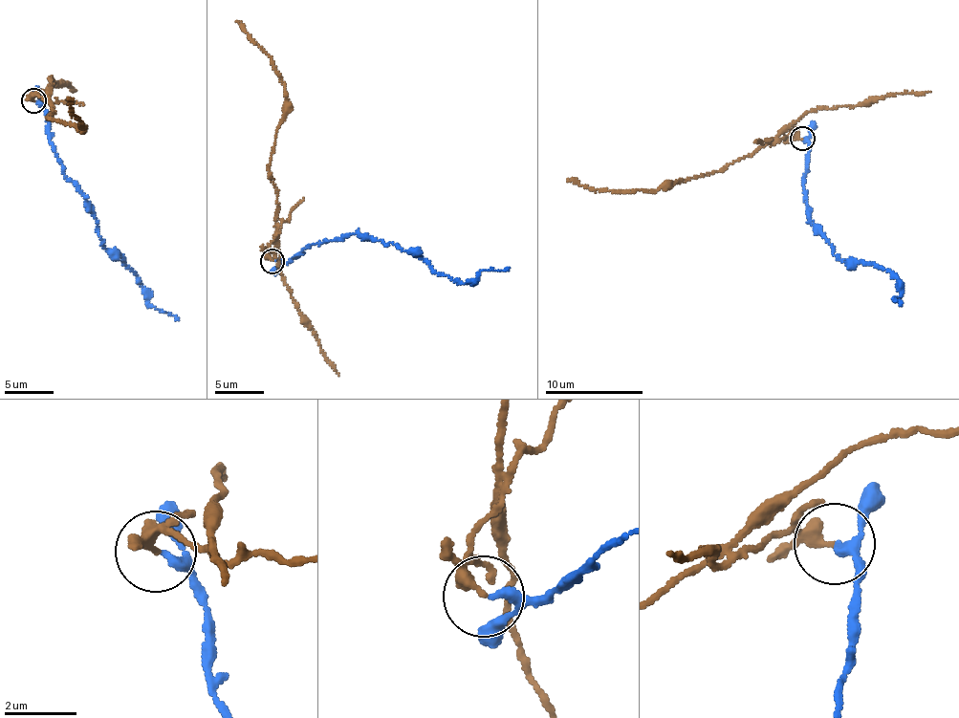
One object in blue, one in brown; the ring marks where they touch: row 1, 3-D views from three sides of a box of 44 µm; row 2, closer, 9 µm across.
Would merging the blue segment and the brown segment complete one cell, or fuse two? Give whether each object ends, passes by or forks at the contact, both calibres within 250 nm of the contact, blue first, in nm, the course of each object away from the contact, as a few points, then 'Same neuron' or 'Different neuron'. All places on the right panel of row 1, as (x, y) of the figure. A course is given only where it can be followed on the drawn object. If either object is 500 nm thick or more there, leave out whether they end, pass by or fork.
At the ring blue passes by. At the ring brown passes by. Thickness 180 nm (blue) against 240 nm. Course of blue: (802, 139), (809, 146), (810, 223), (845, 261), (856, 258), (897, 280), (900, 295), (893, 298), (900, 305). Course of brown: (802, 139), (784, 136), (780, 141), (772, 141), (718, 171), (663, 184), (655, 190), (600, 191), (567, 179). Different neuron

